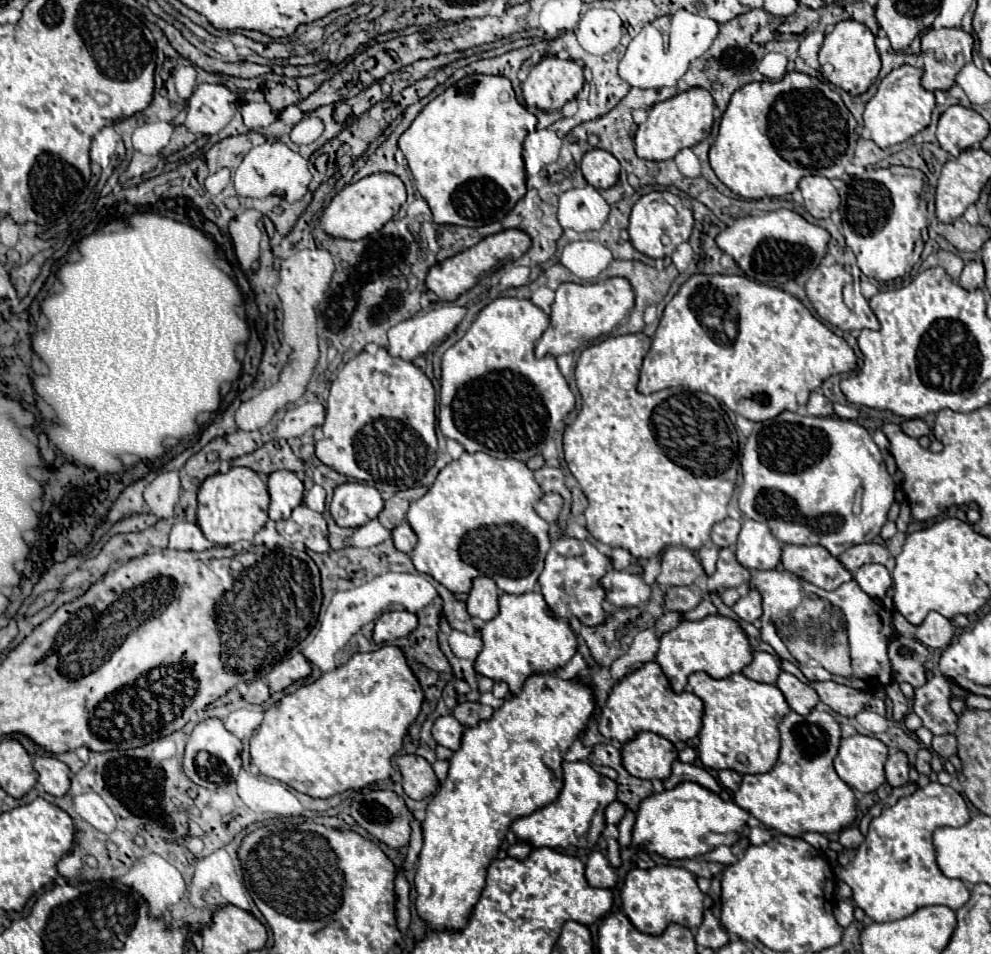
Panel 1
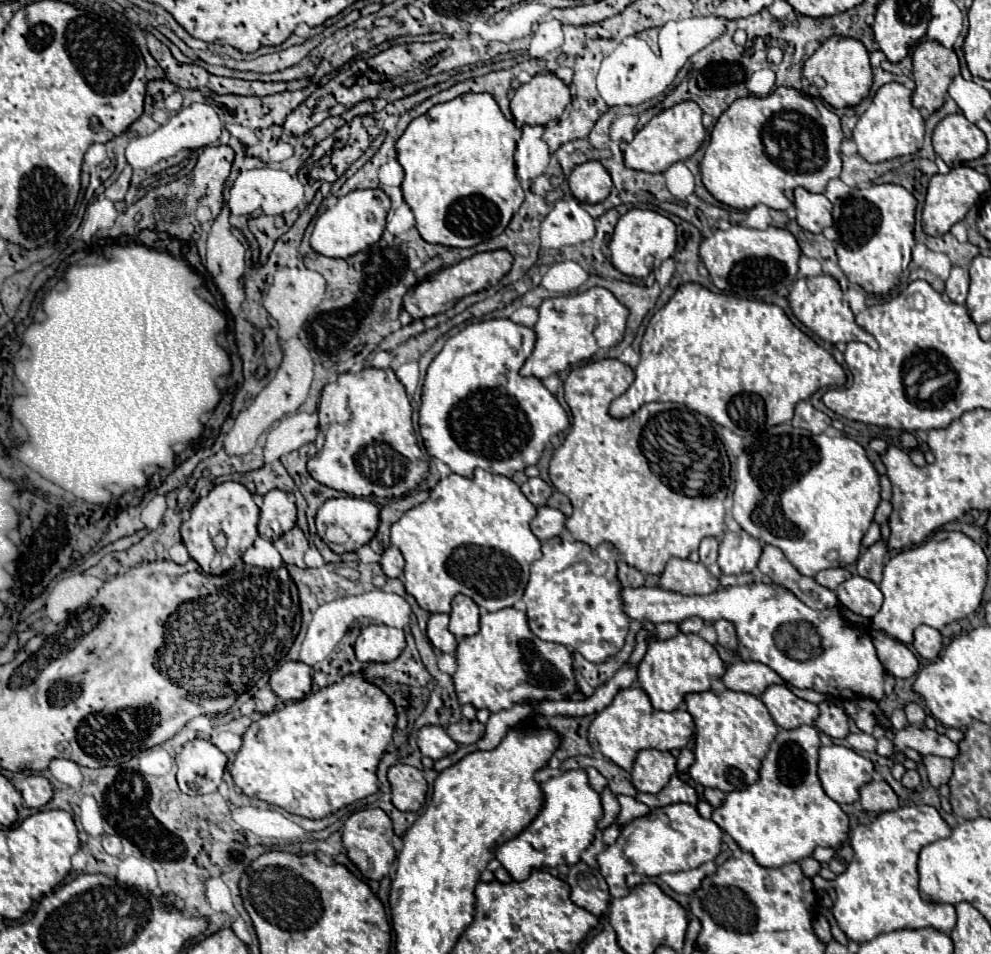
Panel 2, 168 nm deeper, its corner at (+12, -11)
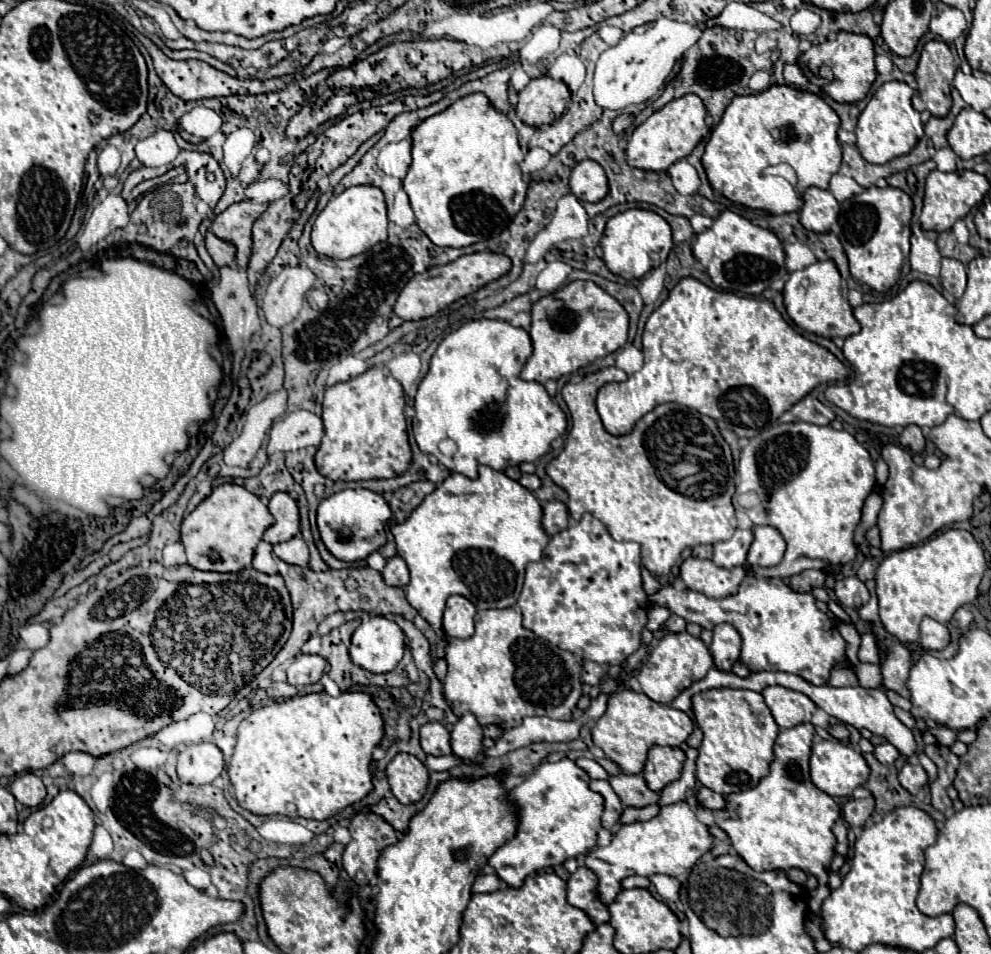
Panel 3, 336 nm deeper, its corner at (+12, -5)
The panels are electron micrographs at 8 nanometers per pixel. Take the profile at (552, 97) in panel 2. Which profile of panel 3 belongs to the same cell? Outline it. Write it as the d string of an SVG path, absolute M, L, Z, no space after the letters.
M541 76L531 80L521 92L515 106L517 116L527 126L541 126L559 120L571 100L569 88L561 80Z

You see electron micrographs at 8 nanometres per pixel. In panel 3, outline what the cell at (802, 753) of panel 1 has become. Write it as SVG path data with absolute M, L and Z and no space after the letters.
M805 722L793 728L779 730L777 742L775 742L775 760L771 764L769 776L765 776L755 788L729 794L725 798L725 808L715 812L715 824L729 836L731 846L737 850L737 854L755 870L789 870L799 868L805 874L811 874L818 880L818 887L810 893L809 909L815 915L821 915L821 904L829 896L828 887L829 864L835 854L835 836L831 832L831 826L835 820L839 820L841 810L835 804L835 800L821 792L809 776L809 754L811 754L811 742L813 742L813 724Z

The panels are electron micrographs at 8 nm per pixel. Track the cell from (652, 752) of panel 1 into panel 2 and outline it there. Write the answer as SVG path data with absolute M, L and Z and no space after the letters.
M641 750L633 762L631 784L639 792L657 794L675 774L675 758L659 750Z

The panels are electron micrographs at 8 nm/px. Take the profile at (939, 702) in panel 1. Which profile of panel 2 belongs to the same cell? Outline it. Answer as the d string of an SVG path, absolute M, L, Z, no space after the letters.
M907 724L903 730L895 732L893 742L895 742L897 752L903 752L905 748L913 748L923 756L935 754L935 756L943 756L943 758L955 758L955 754L957 754L955 742L951 742L947 736L937 734L935 730L931 730L927 726Z

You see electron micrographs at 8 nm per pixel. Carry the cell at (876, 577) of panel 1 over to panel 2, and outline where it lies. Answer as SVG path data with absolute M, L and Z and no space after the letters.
M857 574L837 588L837 596L845 608L865 618L873 618L883 604L883 592L879 590L879 586L869 578Z

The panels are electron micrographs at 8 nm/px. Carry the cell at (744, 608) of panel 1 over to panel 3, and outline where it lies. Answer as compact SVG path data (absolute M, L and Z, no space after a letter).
M717 624L713 628L713 640L709 644L713 664L717 670L731 672L733 664L739 660L741 636L731 624Z

